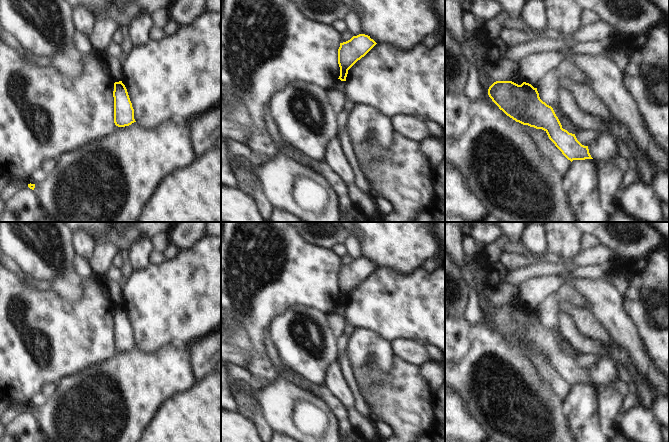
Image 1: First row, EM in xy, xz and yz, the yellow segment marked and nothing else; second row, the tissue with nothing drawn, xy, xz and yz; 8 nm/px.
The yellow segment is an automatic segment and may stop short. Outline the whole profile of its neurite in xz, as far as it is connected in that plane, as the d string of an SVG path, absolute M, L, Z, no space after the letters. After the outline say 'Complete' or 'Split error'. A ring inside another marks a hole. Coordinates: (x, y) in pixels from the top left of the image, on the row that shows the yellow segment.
M365 34L353 36L350 40L340 43L338 49L338 64L340 76L338 79L346 81L348 70L364 57L377 43Z. Complete

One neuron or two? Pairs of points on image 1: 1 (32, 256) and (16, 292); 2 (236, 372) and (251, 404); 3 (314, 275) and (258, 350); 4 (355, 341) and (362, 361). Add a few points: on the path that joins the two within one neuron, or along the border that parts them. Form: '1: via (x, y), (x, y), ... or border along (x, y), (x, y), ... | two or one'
1: border along (21, 270), (36, 282) | two
2: via (232, 381), (233, 391), (242, 400) | one
3: via (293, 285), (257, 321), (257, 329) | one
4: via (360, 346), (362, 348), (362, 356) | one

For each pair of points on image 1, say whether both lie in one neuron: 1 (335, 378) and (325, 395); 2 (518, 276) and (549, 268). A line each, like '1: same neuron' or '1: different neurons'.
1: different neurons
2: same neuron

